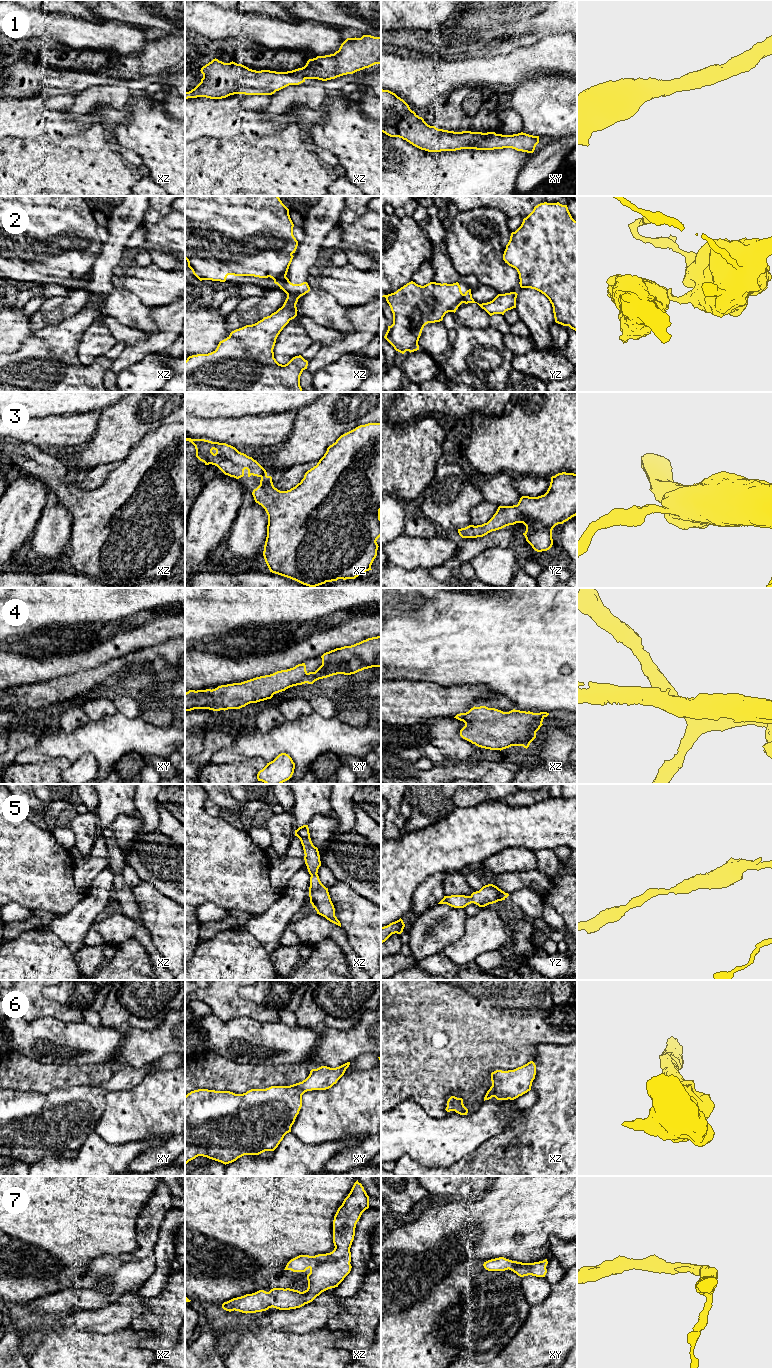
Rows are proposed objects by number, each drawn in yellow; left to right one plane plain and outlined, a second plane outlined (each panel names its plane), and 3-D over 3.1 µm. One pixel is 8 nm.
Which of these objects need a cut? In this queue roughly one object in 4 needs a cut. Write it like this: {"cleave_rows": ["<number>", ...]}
{"cleave_rows": ["2"]}

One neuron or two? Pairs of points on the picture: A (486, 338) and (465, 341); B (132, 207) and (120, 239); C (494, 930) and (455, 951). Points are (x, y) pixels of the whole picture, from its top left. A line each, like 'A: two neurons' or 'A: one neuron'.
A: one neuron
B: one neuron
C: one neuron

